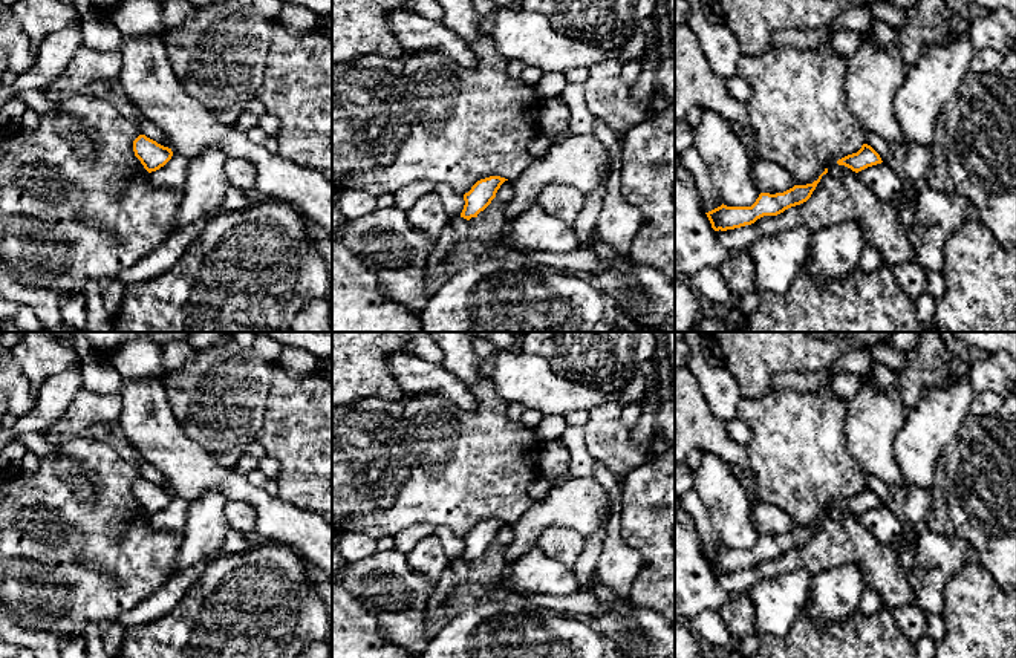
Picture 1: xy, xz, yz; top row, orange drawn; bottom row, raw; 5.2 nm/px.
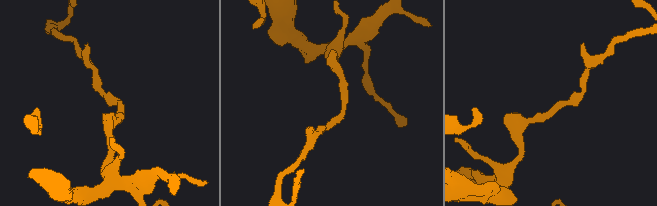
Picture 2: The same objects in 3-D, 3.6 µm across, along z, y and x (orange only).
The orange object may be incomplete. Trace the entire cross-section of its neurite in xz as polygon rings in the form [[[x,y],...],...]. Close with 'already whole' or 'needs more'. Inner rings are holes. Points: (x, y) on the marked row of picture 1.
[[[490,176],[477,181],[468,193],[464,194],[464,210],[461,217],[470,220],[471,217],[477,217],[480,211],[484,211],[491,200],[496,197],[500,185],[508,181],[500,176]]]; already whole

